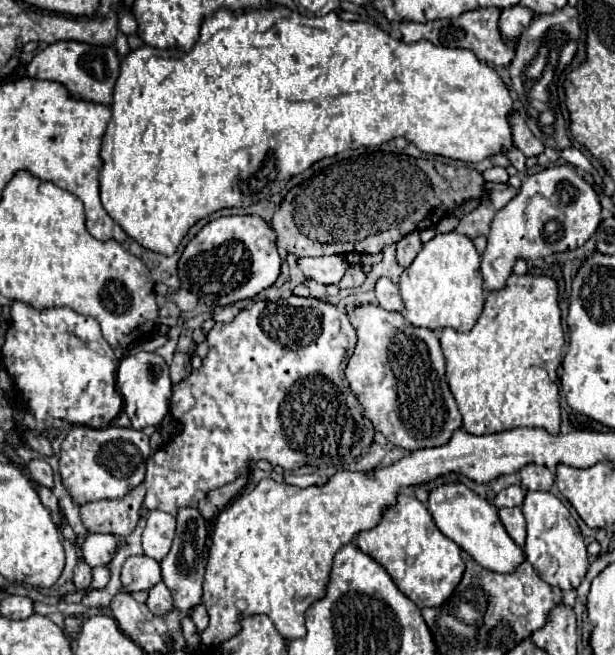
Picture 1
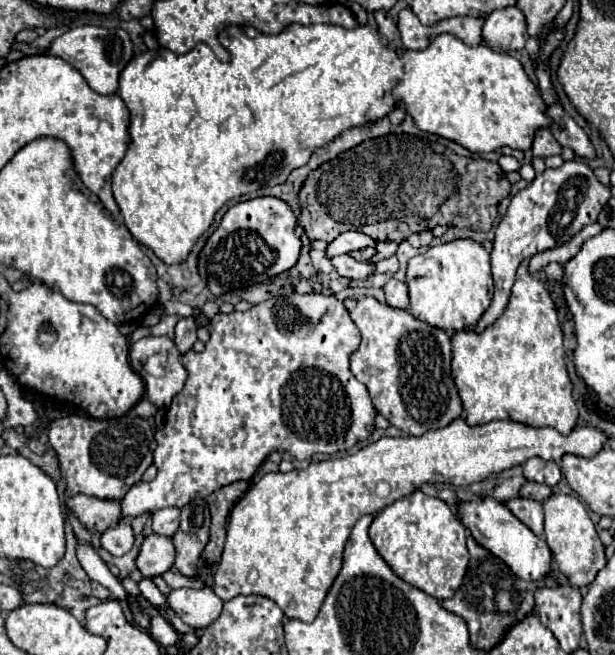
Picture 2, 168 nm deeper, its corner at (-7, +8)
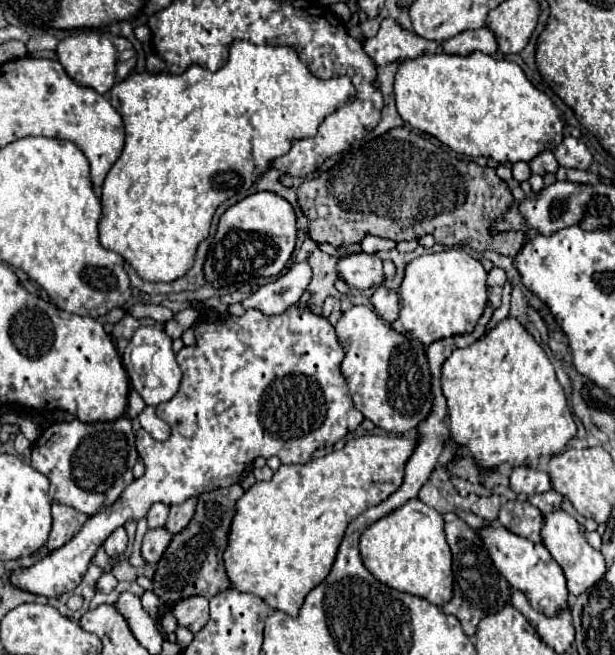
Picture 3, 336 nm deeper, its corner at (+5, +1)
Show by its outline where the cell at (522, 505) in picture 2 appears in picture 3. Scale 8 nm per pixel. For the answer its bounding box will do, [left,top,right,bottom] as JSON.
[498,499,542,543]

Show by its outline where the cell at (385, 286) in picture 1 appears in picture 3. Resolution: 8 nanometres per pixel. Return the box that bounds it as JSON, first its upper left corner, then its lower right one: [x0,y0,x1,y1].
[370,285,398,323]

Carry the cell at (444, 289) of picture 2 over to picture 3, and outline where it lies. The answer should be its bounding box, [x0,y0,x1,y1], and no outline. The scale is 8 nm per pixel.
[400,249,488,345]

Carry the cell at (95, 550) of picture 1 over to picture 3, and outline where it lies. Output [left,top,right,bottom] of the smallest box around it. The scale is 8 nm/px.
[104,527,128,557]

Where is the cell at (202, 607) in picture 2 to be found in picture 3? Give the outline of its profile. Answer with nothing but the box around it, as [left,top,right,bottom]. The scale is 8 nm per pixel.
[172,595,208,633]

